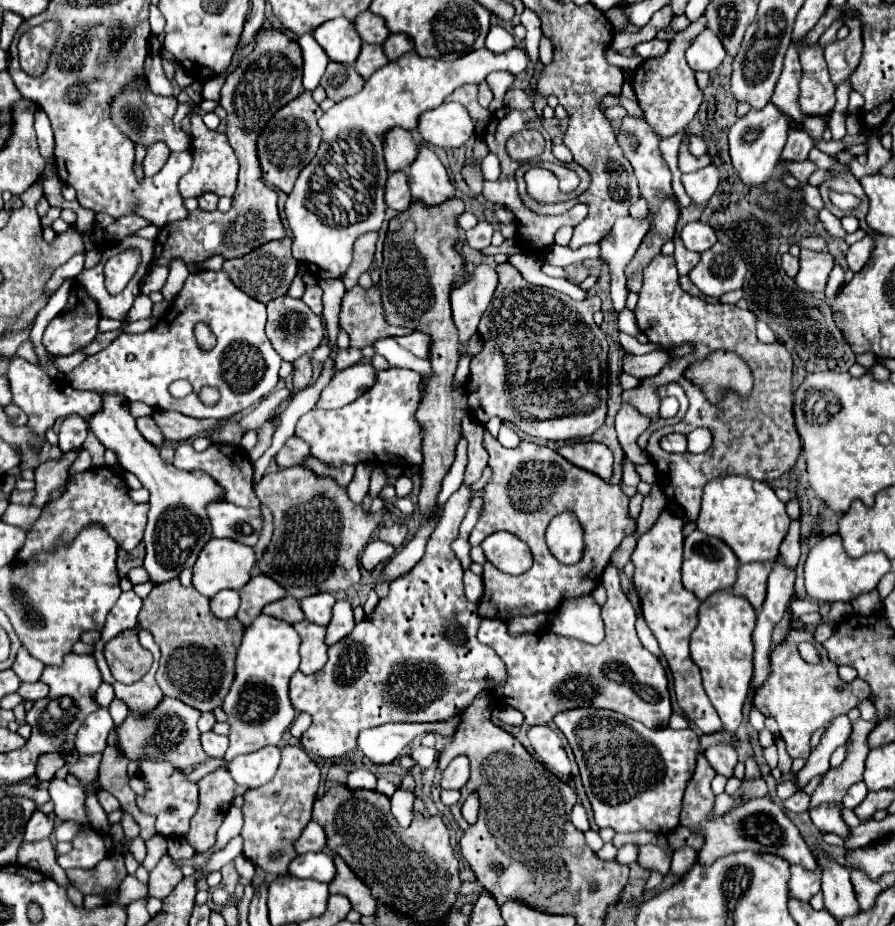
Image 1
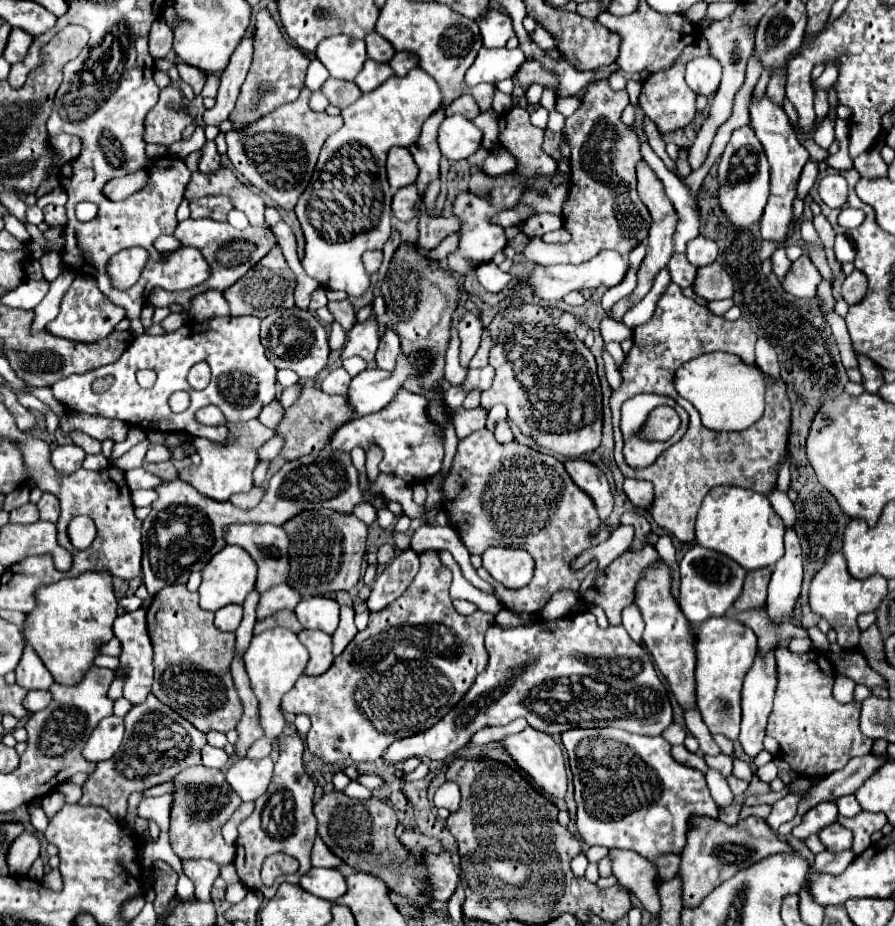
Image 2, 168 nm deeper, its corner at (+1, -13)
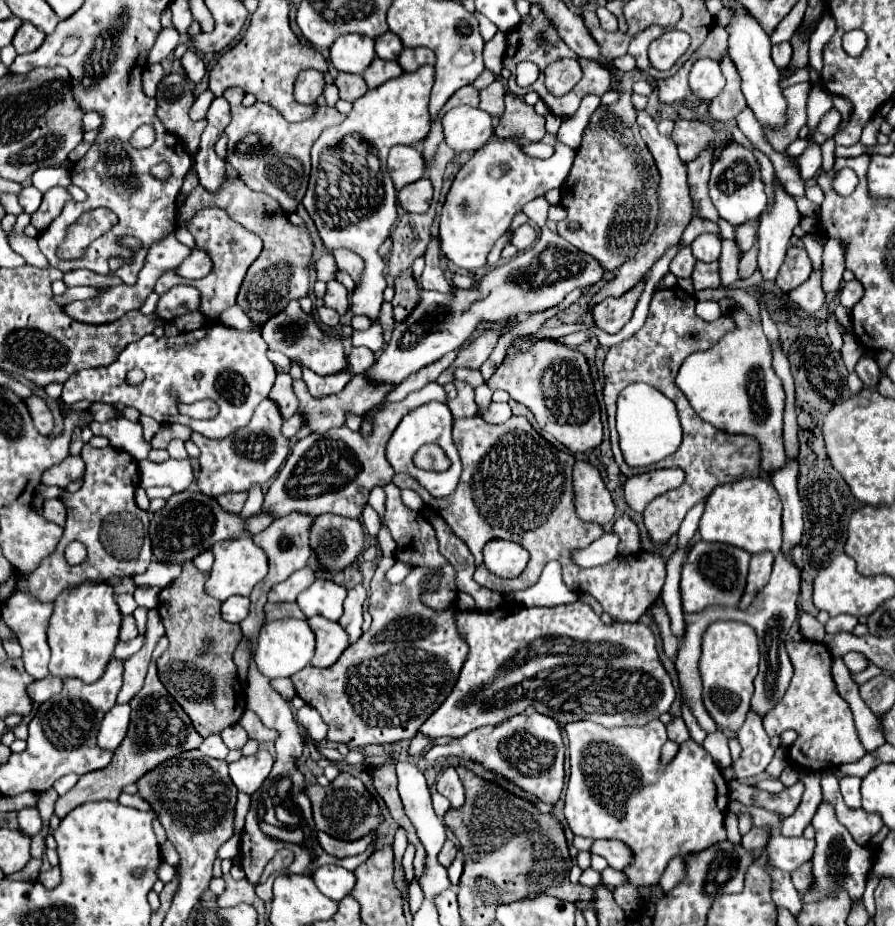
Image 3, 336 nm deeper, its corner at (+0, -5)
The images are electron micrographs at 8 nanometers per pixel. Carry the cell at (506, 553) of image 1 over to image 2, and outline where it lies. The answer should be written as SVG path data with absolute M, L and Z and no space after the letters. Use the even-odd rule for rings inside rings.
M489 547L483 553L483 567L509 589L521 589L533 577L533 557L523 549Z

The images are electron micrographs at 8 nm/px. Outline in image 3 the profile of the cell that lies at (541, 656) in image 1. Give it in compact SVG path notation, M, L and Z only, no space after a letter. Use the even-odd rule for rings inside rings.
M574 601L574 603L568 603L568 605L558 605L558 607L500 607L496 611L476 611L476 609L456 609L454 611L454 621L458 625L458 631L462 635L462 639L466 641L470 653L462 665L462 671L458 675L458 681L450 693L450 697L446 697L446 701L442 703L442 707L438 707L432 717L422 725L420 733L424 735L430 735L430 737L462 737L466 733L470 733L472 729L478 729L478 727L484 727L484 725L498 725L500 721L508 719L508 717L514 717L514 713L524 713L528 707L534 707L538 713L544 713L544 715L550 715L554 717L558 723L566 725L566 723L572 723L572 721L582 721L582 719L588 719L588 721L594 721L594 723L600 723L604 727L626 727L626 725L644 725L646 721L652 721L656 719L658 715L666 713L674 701L674 687L672 687L672 681L658 657L658 651L656 651L656 637L650 629L650 625L646 623L614 623L614 625L604 625L600 621L600 617L582 601Z

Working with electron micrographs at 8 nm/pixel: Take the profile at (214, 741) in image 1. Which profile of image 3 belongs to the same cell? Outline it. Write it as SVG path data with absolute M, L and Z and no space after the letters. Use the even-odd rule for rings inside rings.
M220 735L206 737L202 741L202 745L200 745L200 751L204 755L208 755L208 757L214 757L214 759L226 759L226 755L228 755L228 747L224 745L224 741L222 741Z

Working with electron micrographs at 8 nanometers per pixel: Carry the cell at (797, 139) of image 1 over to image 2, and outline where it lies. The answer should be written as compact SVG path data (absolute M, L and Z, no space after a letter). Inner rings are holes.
M763 97L759 103L751 103L751 125L757 133L757 139L763 143L769 165L771 165L771 195L769 195L767 207L761 217L761 235L763 235L763 239L771 239L771 241L779 243L779 249L771 255L771 261L773 261L773 273L779 279L783 279L785 273L791 269L791 261L785 255L783 239L785 239L787 227L791 223L791 205L793 205L793 199L797 193L797 181L803 171L803 165L809 161L809 151L799 143L785 111L777 105L773 105L767 97Z

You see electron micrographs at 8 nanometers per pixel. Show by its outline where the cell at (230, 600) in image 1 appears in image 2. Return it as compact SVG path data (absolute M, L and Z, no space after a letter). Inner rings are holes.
M225 605L225 609L215 611L215 625L221 631L235 631L241 623L243 609L241 605Z

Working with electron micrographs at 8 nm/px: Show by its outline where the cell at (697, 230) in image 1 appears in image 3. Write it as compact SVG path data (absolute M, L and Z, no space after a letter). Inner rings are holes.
M708 233L708 235L700 235L694 239L692 243L692 251L694 251L694 257L698 261L704 261L704 263L712 263L720 257L720 237L714 235L714 233Z

